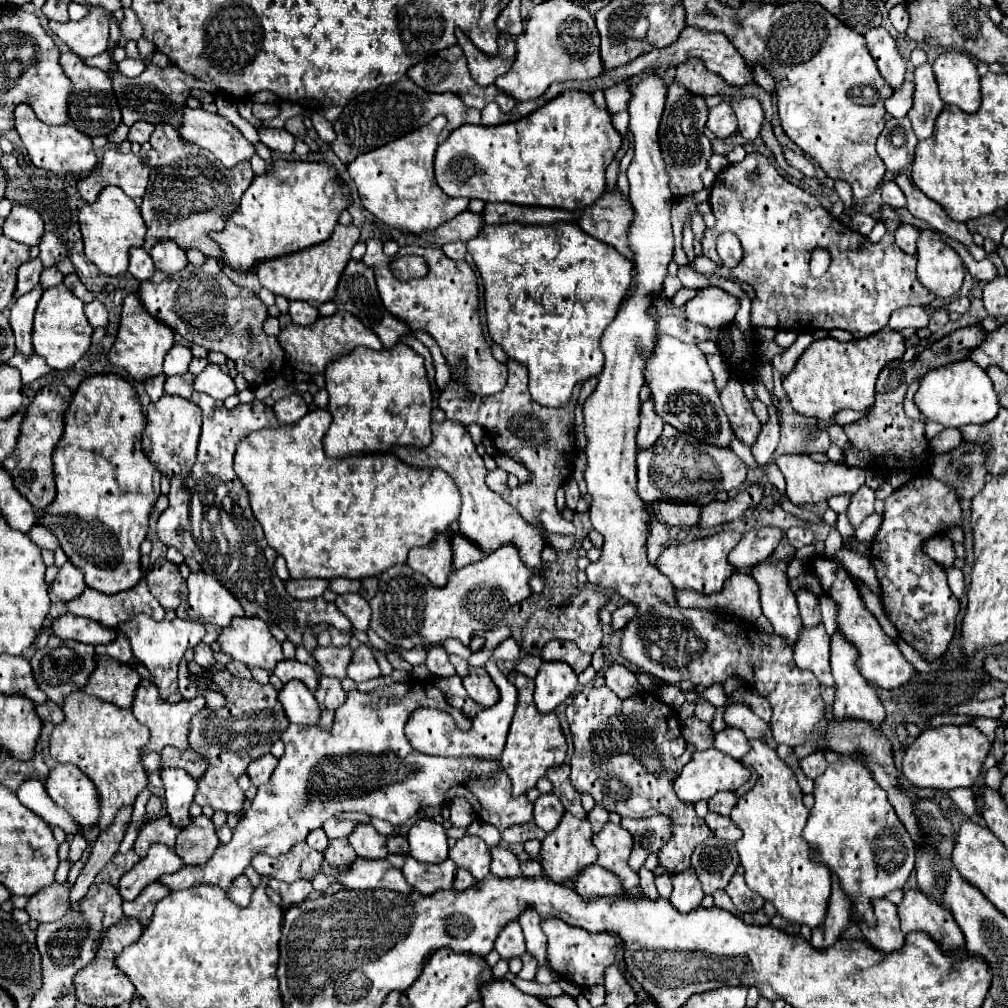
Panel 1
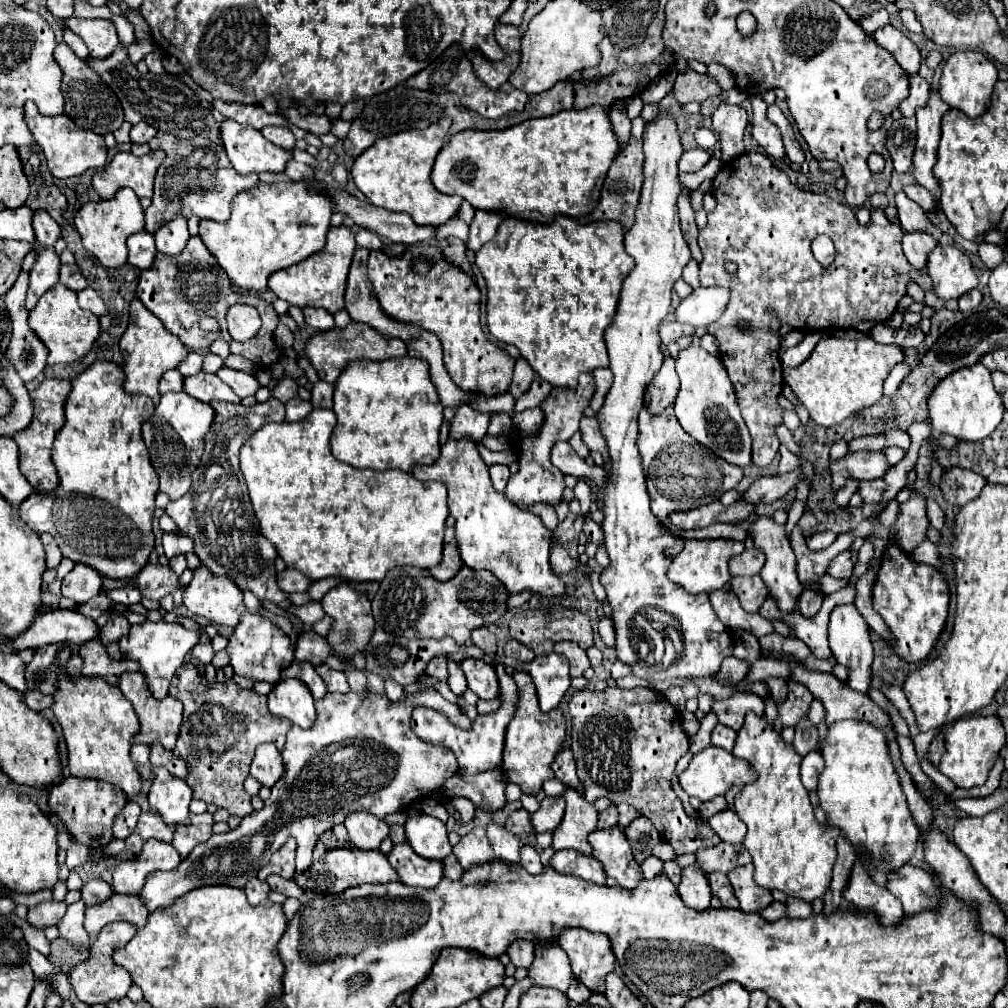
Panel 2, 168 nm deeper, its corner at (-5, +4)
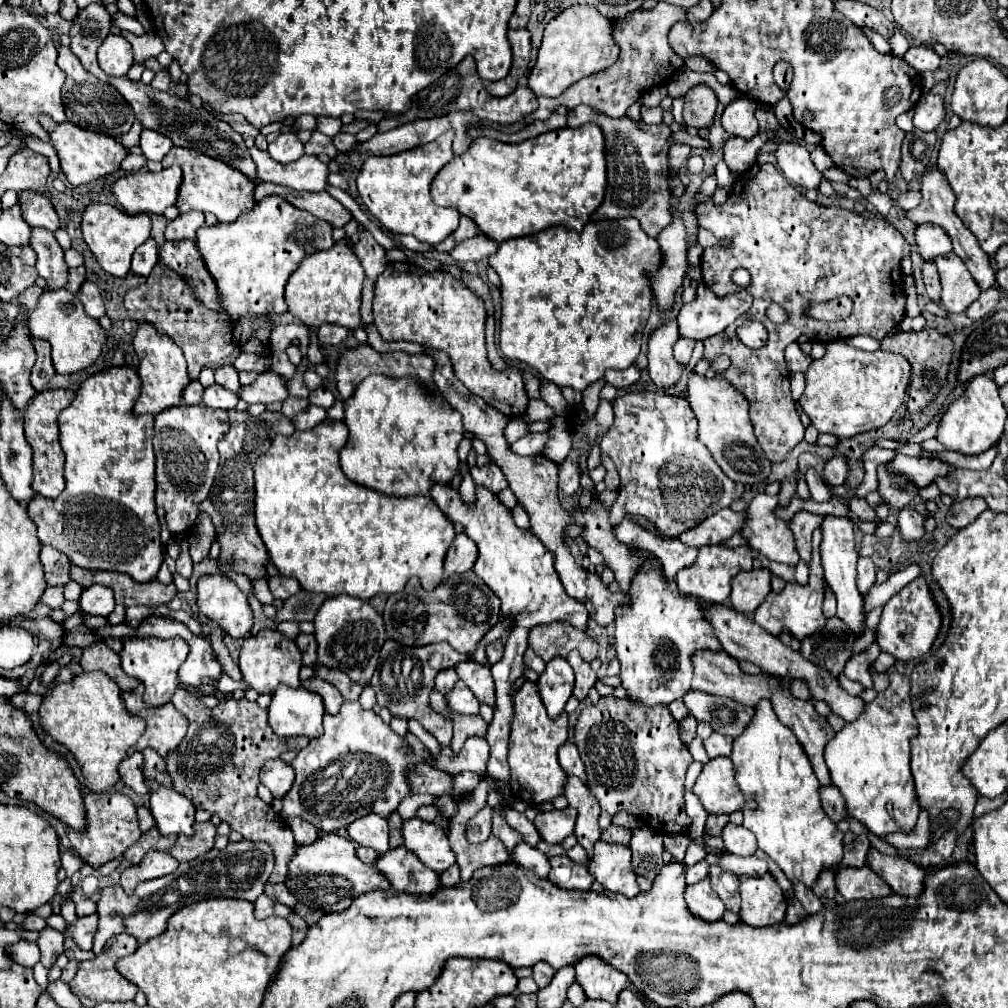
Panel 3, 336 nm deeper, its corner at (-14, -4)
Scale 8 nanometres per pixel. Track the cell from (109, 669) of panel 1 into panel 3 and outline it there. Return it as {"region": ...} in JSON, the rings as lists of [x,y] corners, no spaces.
{"region":[[[96,641],[90,643],[88,647],[82,649],[82,659],[80,665],[84,671],[96,671],[102,669],[104,673],[108,673],[112,679],[116,681],[124,681],[124,673],[120,667],[120,655],[116,651],[112,651],[106,643]]]}

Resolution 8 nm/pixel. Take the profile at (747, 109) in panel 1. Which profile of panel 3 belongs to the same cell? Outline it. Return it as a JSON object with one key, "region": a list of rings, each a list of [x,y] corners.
{"region":[[[780,143],[776,149],[778,165],[782,173],[804,189],[818,189],[824,175],[814,167],[810,159],[810,151],[804,145],[796,143]]]}

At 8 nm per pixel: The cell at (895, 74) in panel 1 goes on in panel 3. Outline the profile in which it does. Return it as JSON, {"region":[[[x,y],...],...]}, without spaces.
{"region":[[[912,45],[904,55],[904,61],[912,65],[918,73],[936,71],[940,67],[940,55],[928,45]]]}

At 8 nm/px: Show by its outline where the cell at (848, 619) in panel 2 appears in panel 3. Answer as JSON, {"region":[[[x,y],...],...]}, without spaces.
{"region":[[[824,515],[820,529],[822,529],[820,553],[822,553],[824,579],[838,597],[838,617],[854,631],[856,637],[860,637],[864,633],[864,629],[862,629],[864,613],[862,613],[862,595],[856,587],[856,561],[858,561],[859,555],[856,551],[856,541],[854,541],[854,523],[848,517]]]}

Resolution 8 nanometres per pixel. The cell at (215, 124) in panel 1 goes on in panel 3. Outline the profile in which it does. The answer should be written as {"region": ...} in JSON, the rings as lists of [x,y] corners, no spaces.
{"region":[[[250,147],[250,155],[258,167],[260,181],[286,185],[296,191],[326,191],[328,187],[330,169],[318,157],[304,155],[294,163],[278,165],[278,161],[268,155],[268,151],[258,151],[256,147]]]}

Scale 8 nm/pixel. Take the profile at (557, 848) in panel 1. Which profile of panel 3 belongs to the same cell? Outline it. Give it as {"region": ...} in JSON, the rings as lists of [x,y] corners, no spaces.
{"region":[[[568,777],[564,785],[564,797],[568,803],[578,811],[576,819],[576,837],[578,843],[586,849],[588,855],[592,855],[594,843],[600,839],[600,827],[598,827],[598,817],[600,817],[600,805],[596,797],[590,793],[584,781],[578,777]]]}

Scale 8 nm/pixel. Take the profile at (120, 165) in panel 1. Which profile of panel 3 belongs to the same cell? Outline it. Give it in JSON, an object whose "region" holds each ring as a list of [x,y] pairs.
{"region":[[[178,165],[162,169],[160,173],[138,171],[124,175],[114,183],[114,195],[126,213],[154,213],[162,215],[166,207],[176,205],[178,189],[182,185],[182,169]]]}

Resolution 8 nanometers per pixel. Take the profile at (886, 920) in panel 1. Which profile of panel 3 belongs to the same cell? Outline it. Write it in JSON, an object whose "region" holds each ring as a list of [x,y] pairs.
{"region":[[[838,865],[836,889],[846,901],[886,897],[892,889],[870,867],[844,867]]]}

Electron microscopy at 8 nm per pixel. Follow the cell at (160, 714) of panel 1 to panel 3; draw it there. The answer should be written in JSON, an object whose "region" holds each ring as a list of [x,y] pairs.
{"region":[[[142,689],[124,691],[122,699],[130,715],[138,715],[146,721],[146,731],[140,741],[132,747],[132,751],[140,751],[142,747],[152,747],[160,757],[166,757],[168,751],[176,749],[186,735],[188,721],[182,713],[174,709],[172,703],[162,707],[150,707],[142,701]]]}

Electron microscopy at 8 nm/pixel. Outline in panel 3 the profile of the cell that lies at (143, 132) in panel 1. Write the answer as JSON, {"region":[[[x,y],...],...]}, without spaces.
{"region":[[[142,131],[142,137],[140,137],[140,147],[144,151],[144,155],[150,159],[150,161],[160,161],[172,147],[172,141],[166,139],[162,133],[158,131]]]}

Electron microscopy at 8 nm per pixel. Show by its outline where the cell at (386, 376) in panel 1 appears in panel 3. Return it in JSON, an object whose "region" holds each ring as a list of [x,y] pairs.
{"region":[[[370,375],[344,403],[344,411],[350,435],[340,451],[340,467],[350,481],[390,497],[426,497],[432,485],[448,485],[458,473],[462,417],[442,395],[428,393],[418,381]]]}

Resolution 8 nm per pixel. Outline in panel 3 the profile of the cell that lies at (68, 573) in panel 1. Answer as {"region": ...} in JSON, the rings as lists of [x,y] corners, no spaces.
{"region":[[[92,585],[90,589],[82,591],[80,597],[80,609],[84,613],[90,615],[100,615],[100,617],[108,617],[114,611],[116,603],[114,603],[114,593],[112,589],[104,587],[104,585]]]}

